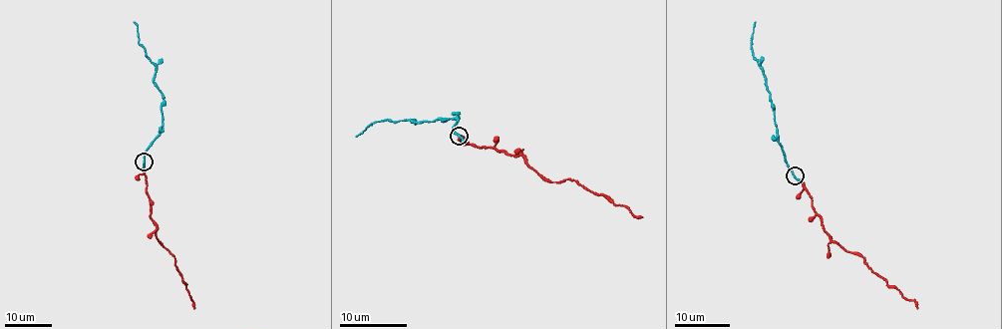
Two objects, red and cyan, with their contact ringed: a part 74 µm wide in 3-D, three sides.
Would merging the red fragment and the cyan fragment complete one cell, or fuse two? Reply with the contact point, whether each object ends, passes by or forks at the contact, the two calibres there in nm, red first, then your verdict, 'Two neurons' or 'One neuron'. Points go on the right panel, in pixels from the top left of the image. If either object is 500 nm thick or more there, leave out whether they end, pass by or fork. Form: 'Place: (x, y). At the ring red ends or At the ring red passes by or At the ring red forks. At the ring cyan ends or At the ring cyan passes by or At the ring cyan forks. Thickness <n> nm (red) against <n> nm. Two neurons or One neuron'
Place: (795, 175). At the ring red passes by. At the ring cyan passes by. Thickness 60 nm (red) against 200 nm. One neuron

